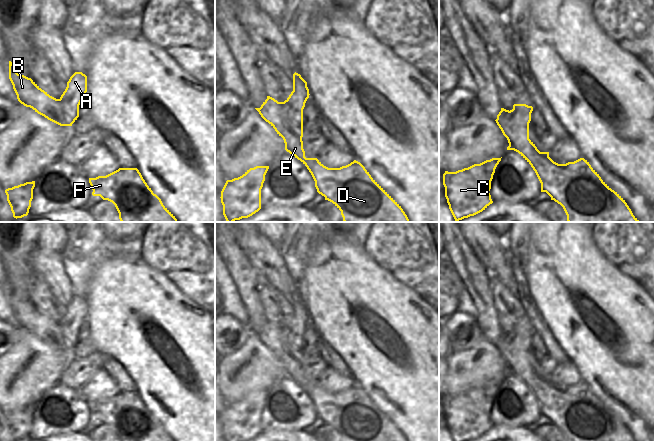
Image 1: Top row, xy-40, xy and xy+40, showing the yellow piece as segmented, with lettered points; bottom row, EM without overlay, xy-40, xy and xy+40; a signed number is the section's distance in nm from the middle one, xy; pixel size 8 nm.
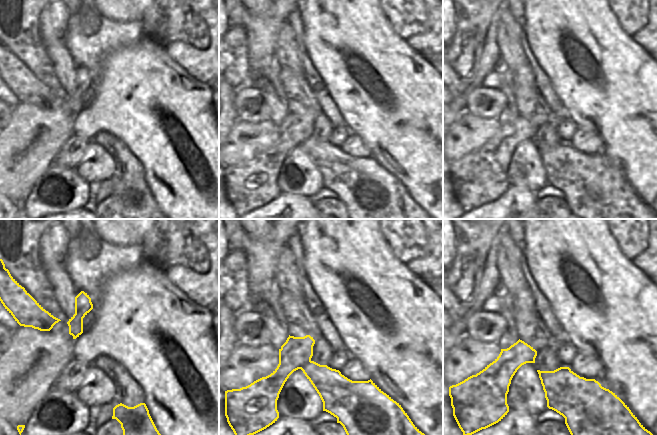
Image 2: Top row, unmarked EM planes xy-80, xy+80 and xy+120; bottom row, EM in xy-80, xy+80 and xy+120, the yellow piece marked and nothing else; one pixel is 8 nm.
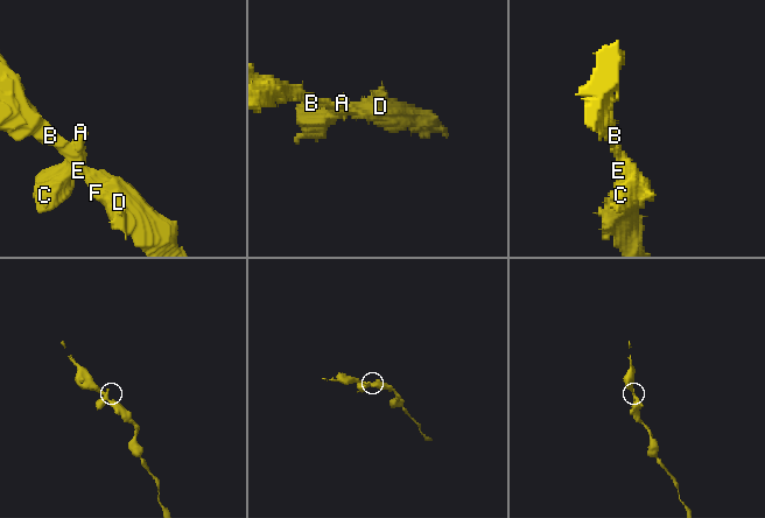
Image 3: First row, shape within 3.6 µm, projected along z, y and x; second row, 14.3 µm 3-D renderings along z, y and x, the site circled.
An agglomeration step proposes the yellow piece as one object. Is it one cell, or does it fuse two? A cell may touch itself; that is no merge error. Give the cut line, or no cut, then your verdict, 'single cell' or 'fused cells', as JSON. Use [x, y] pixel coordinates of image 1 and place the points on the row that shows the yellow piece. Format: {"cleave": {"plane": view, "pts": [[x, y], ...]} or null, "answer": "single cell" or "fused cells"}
{"cleave": {"plane": "xy", "pts": [[282, 102], [286, 109], [285, 120], [302, 130]]}, "answer": "fused cells"}

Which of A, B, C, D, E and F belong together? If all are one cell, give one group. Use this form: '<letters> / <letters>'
A C / B D E F

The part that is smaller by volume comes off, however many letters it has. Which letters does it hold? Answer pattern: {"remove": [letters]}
{"remove": ["A", "C"]}

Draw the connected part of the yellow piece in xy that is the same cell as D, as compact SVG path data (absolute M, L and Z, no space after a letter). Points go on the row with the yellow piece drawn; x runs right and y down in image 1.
M267 96L260 108L255 108L261 117L268 122L281 136L285 143L285 150L300 160L311 173L317 192L325 197L325 200L332 202L340 211L344 222L410 222L401 206L371 177L365 167L354 160L346 166L340 168L328 168L324 166L317 158L306 158L303 149L303 130L290 126L286 121L287 109L283 102L278 102L274 98Z

